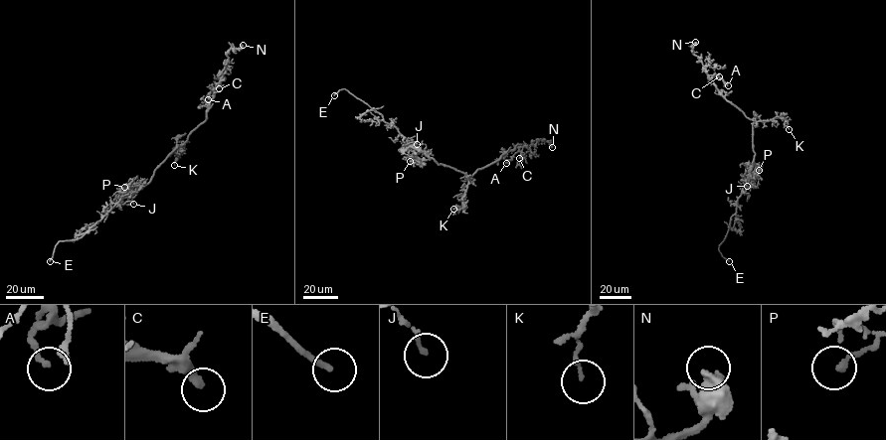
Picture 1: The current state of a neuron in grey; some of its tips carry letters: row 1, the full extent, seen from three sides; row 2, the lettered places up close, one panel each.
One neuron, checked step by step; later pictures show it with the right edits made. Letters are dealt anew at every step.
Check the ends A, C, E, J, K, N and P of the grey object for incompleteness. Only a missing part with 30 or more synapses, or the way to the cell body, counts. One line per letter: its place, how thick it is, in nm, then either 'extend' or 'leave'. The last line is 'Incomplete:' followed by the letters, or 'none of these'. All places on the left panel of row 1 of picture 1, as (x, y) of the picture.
A: at (208, 99); 150 nm thick; leave
C: at (219, 88); 280 nm thick; leave
E: at (50, 261); 200 nm thick; extend
J: at (133, 204); 140 nm thick; leave
K: at (174, 165); 140 nm thick; leave
N: at (243, 45); 360 nm thick; leave
P: at (124, 187); 180 nm thick; leave
Incomplete: E

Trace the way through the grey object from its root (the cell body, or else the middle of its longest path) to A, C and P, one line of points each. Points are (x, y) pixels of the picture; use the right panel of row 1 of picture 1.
A: (753, 146), (754, 121), (725, 98), (710, 77), (721, 78), (728, 85)
C: (753, 146), (754, 121), (725, 98), (708, 75), (719, 76)
P: (753, 146), (753, 166), (746, 175), (752, 176), (757, 165), (759, 170)

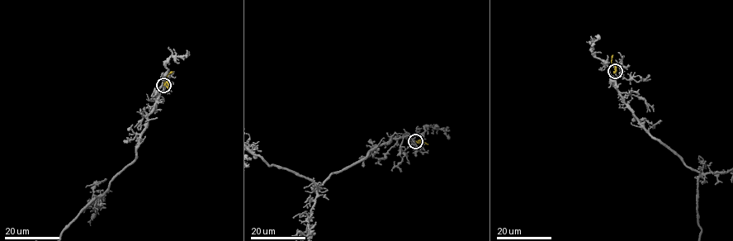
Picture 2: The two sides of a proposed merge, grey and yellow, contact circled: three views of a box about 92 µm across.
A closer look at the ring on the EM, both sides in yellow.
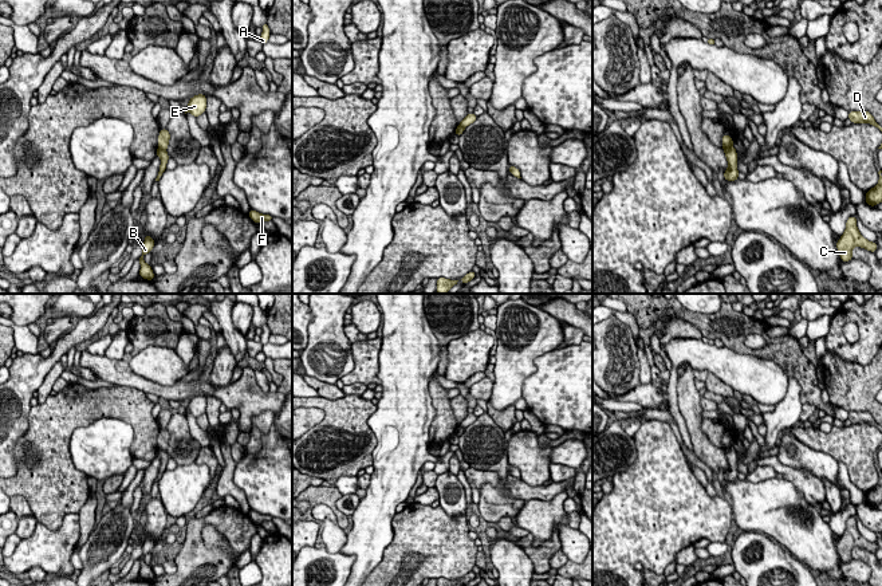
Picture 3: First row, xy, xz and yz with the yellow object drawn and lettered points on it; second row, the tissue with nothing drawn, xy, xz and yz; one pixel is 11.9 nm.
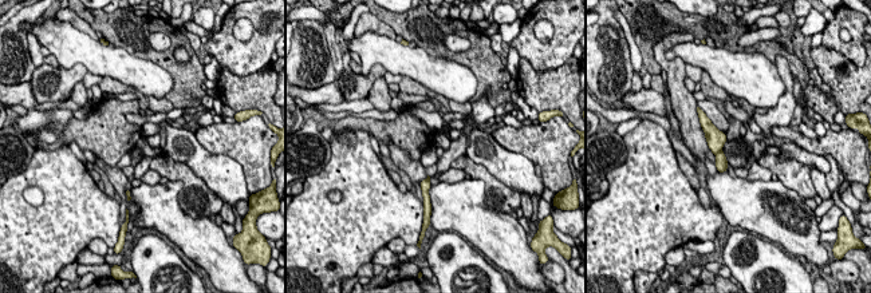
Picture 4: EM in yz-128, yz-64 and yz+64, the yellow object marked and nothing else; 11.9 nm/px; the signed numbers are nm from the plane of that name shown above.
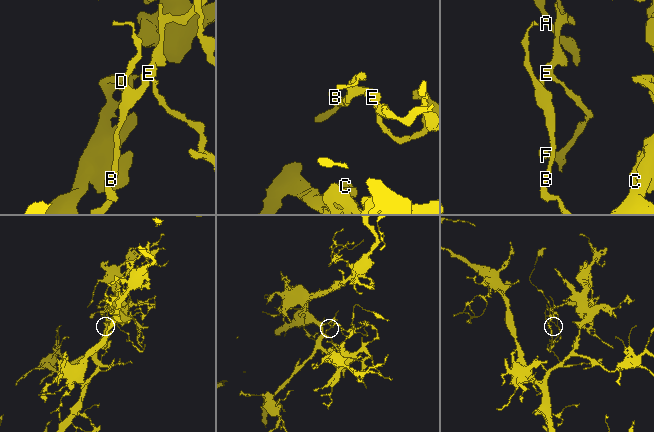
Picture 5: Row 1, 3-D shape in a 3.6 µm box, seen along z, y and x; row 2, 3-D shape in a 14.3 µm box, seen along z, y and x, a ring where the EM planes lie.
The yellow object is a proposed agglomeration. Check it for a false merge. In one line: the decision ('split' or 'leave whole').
split

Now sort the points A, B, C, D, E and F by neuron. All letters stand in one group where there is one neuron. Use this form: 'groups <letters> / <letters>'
groups A E F / B C D

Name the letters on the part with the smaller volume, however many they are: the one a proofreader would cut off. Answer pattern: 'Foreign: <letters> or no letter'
Foreign: A, E, F

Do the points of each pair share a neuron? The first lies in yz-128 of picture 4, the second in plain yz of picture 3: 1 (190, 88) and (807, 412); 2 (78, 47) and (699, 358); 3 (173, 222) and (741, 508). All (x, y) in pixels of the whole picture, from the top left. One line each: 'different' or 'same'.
1: different
2: same
3: same

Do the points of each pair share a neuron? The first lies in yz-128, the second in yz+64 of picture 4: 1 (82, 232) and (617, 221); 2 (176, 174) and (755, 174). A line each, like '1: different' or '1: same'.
1: same
2: different

